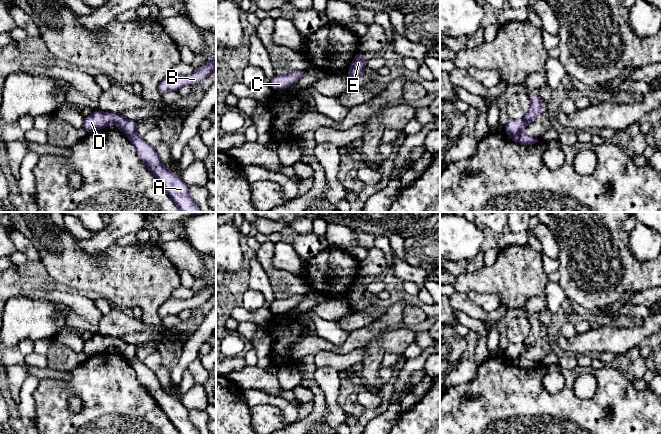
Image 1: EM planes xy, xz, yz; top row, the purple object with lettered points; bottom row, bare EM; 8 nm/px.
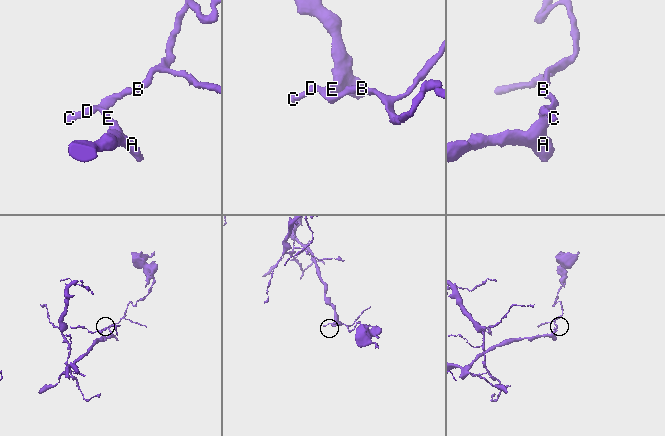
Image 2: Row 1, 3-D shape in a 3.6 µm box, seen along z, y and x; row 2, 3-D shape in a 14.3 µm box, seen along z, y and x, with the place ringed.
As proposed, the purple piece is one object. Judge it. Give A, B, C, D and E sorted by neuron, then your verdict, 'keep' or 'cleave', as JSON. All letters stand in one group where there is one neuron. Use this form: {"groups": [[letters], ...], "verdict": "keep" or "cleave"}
{"groups": [["A", "E"], ["B", "C", "D"]], "verdict": "cleave"}

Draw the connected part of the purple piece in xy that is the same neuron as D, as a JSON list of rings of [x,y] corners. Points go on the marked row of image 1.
[[[94,110],[90,116],[84,117],[82,128],[90,133],[95,130],[106,128],[111,123],[115,123],[118,126],[118,129],[127,136],[136,133],[136,121],[127,119],[121,115],[102,112],[99,110]]]

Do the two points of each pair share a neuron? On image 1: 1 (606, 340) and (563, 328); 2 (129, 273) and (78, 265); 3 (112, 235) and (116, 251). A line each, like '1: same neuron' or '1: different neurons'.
1: different neurons
2: same neuron
3: different neurons

